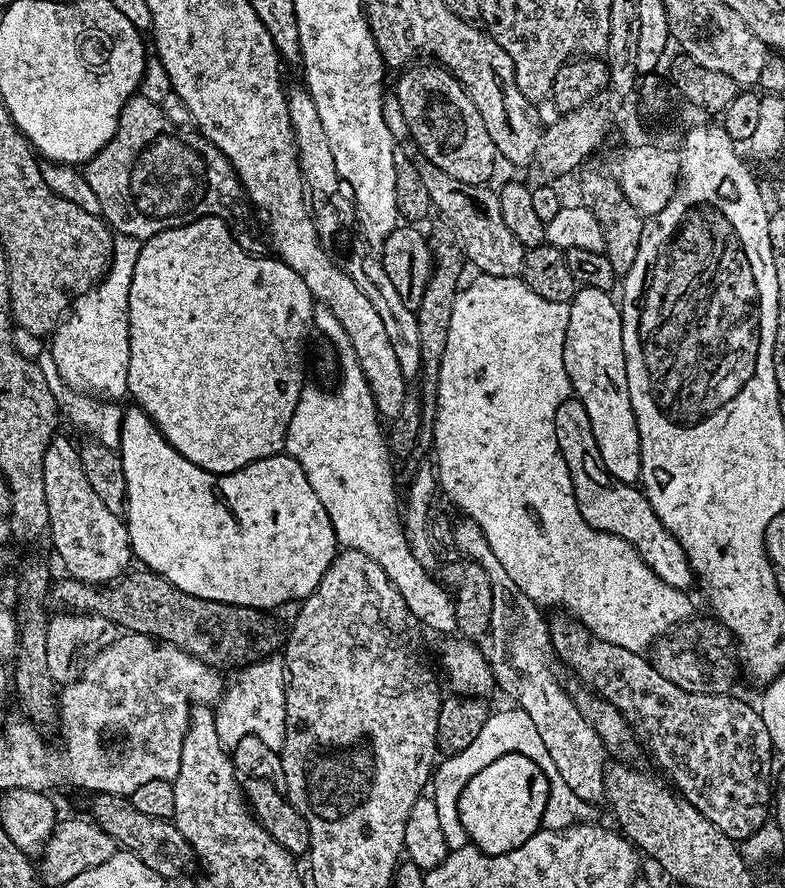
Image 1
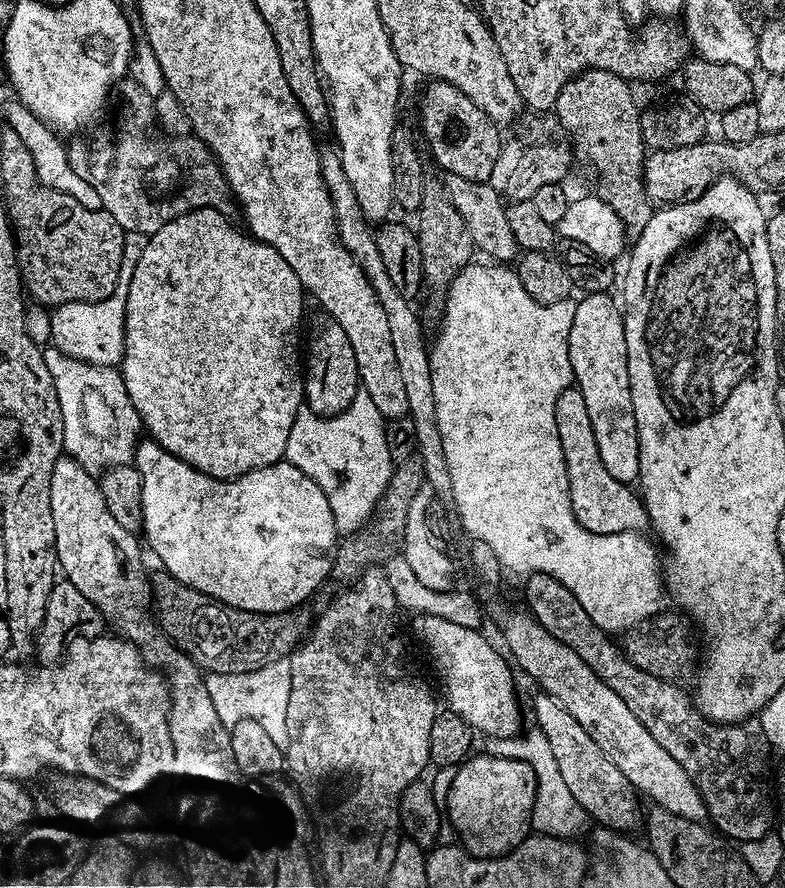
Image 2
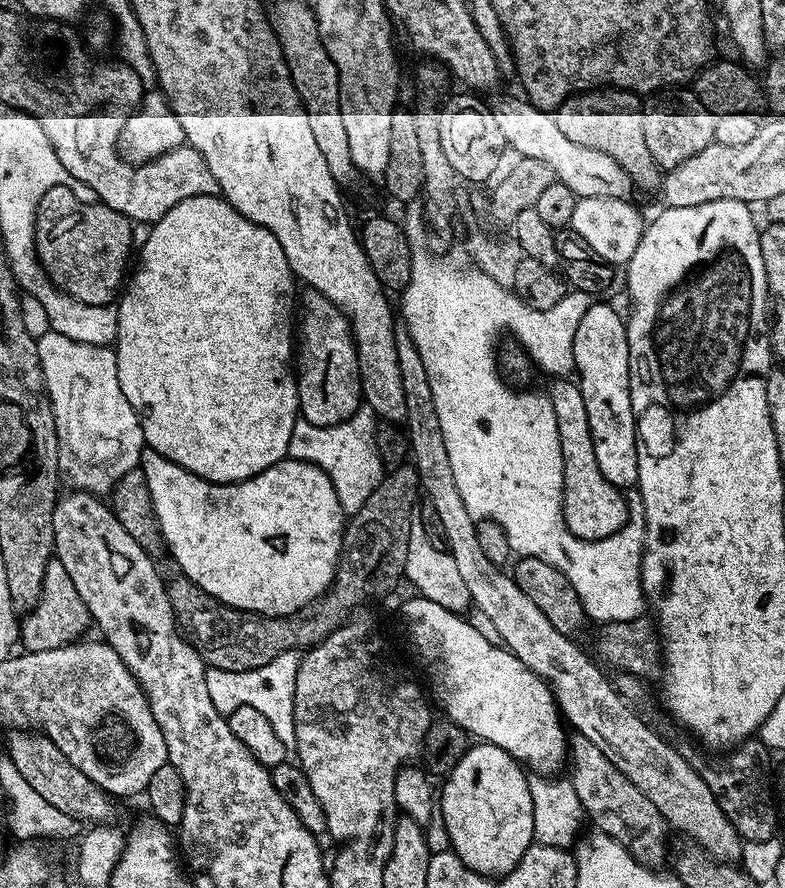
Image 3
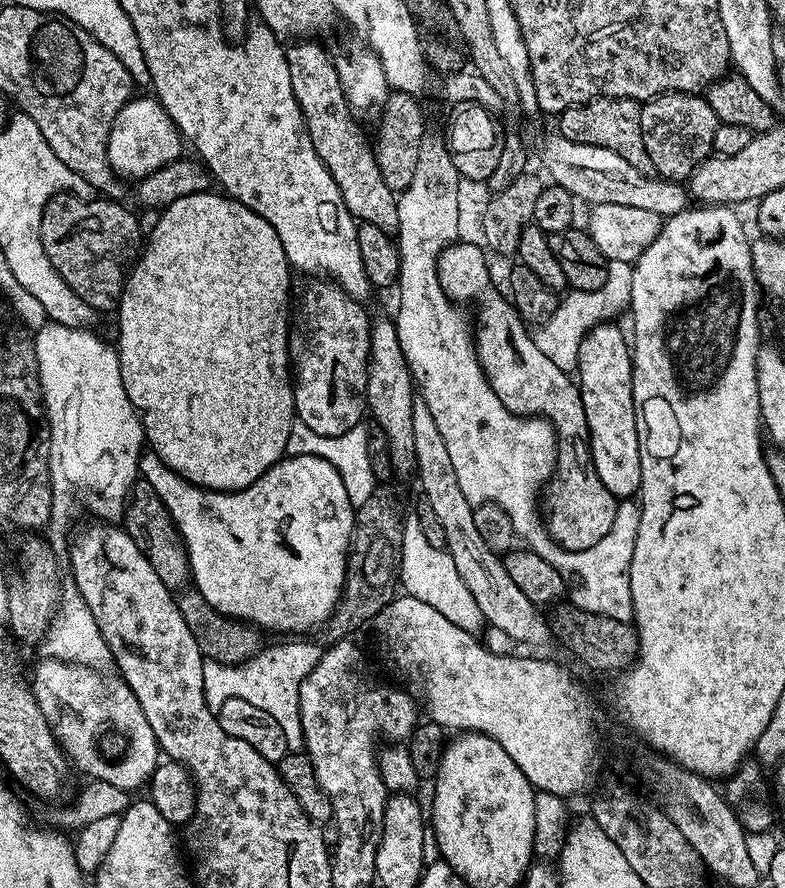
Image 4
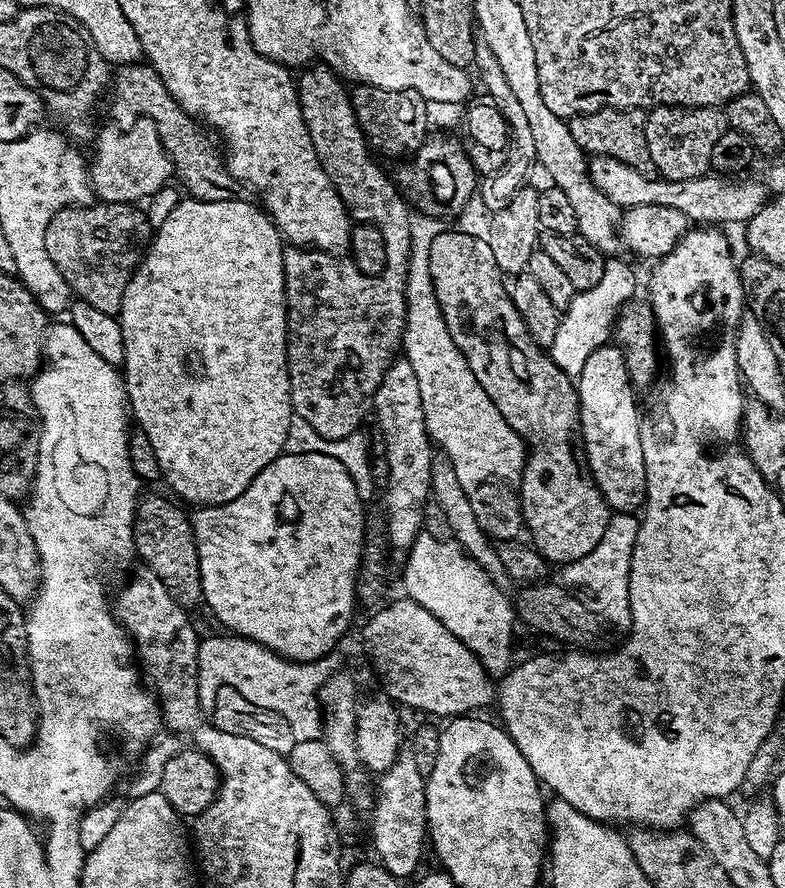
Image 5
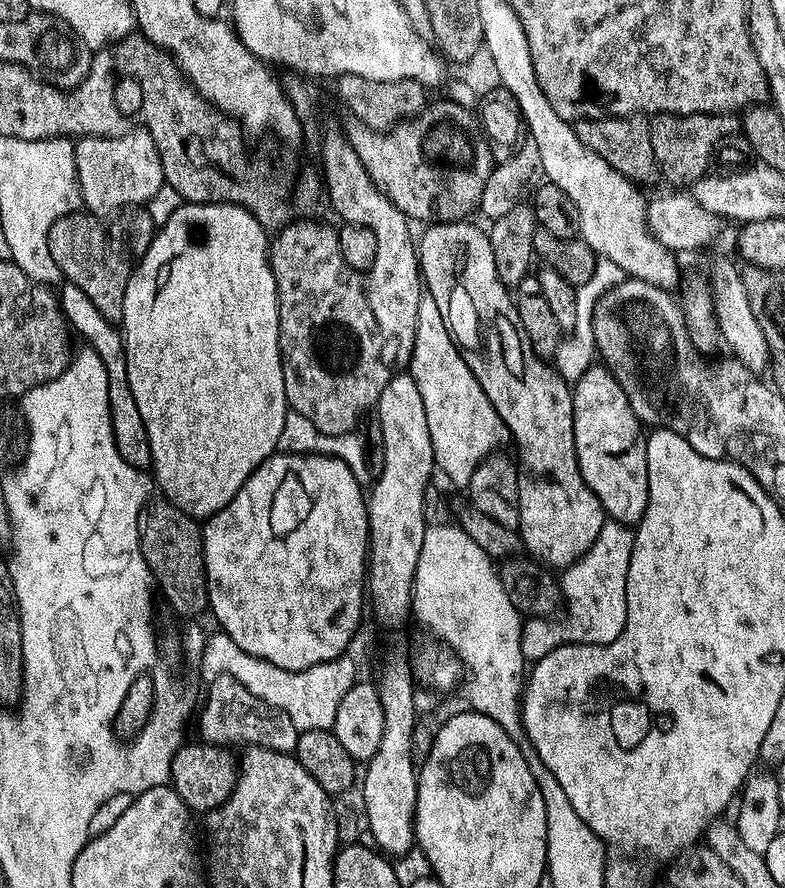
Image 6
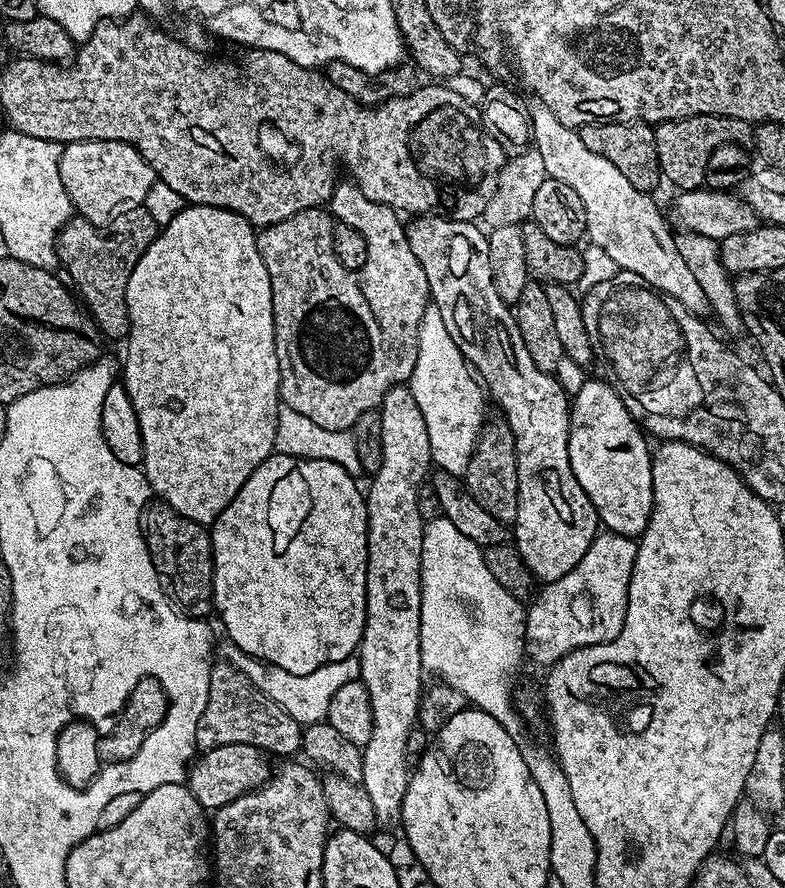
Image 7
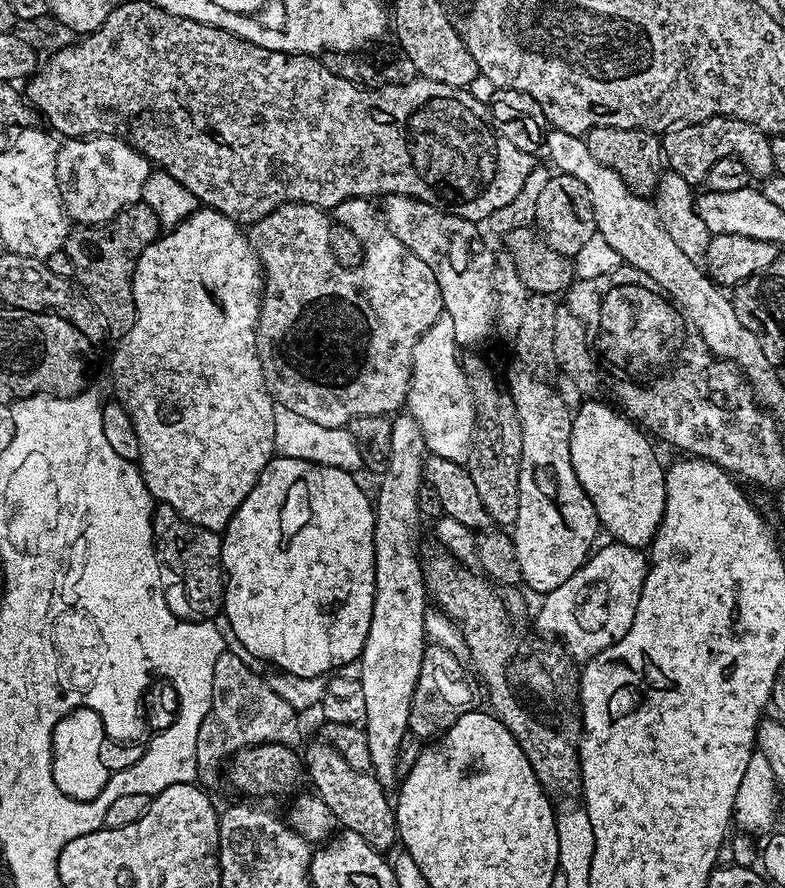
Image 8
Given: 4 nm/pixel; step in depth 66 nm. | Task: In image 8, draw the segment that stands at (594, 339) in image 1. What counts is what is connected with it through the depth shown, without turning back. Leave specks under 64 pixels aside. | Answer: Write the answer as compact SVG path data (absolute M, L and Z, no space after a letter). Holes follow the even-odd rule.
M585 399L572 417L570 458L574 474L594 506L601 529L609 532L613 541L641 550L656 537L666 500L665 469L662 464L660 468L651 442L623 411L615 412L600 400Z

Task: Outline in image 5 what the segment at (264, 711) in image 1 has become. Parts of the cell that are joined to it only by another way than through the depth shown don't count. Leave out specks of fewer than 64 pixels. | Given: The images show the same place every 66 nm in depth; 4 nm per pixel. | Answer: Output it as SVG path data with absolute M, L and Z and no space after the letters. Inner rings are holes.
M235 634L223 635L203 637L198 646L198 698L201 709L212 709L220 688L233 688L242 694L242 698L254 702L254 706L282 714L286 722L290 722L290 730L297 741L321 739L320 688L341 667L336 654L297 662L286 660L253 640L245 640Z

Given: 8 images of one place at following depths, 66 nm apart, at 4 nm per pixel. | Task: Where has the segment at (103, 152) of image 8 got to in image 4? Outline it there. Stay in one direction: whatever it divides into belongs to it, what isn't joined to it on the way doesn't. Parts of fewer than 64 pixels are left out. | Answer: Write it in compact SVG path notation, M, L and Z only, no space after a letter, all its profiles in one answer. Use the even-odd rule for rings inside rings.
M154 96L133 97L119 110L107 140L107 158L112 171L121 179L141 180L179 159L184 147L183 137Z

